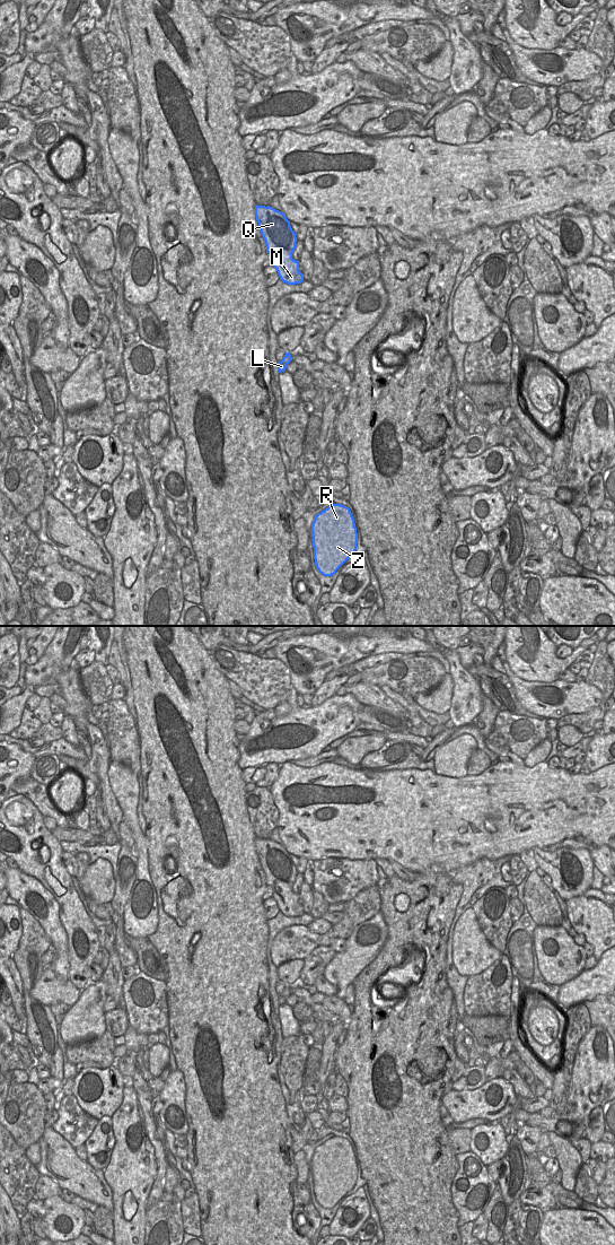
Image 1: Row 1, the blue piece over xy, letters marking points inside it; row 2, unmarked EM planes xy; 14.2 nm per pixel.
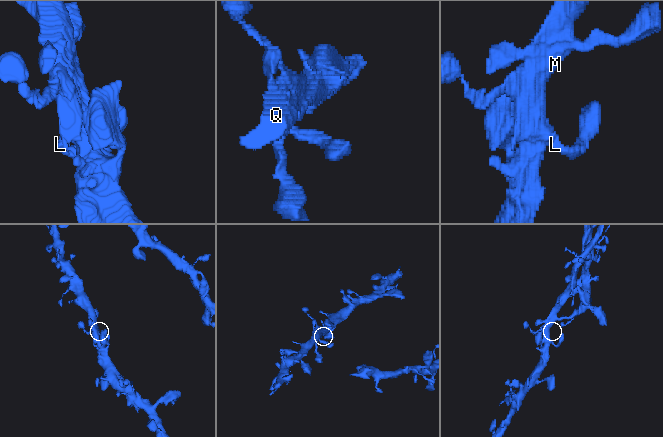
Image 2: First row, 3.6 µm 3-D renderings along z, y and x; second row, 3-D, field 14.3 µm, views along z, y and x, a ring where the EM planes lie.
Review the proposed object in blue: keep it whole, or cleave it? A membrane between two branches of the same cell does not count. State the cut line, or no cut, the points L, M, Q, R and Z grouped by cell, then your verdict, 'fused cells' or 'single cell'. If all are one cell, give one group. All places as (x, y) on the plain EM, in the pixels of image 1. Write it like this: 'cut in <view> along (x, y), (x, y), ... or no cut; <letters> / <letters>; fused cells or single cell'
no cut; L M Q R Z; single cell

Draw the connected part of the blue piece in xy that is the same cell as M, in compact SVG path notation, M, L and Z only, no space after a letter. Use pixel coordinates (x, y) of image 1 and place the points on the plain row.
M255 837L255 850L265 873L266 886L272 887L272 897L280 912L288 917L301 916L304 908L299 904L299 894L292 891L297 870L290 854L283 845L270 838Z

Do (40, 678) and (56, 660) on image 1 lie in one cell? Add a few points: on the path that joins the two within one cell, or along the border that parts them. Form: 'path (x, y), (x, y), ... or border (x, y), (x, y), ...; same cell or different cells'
path (43, 673), (52, 664); same cell

